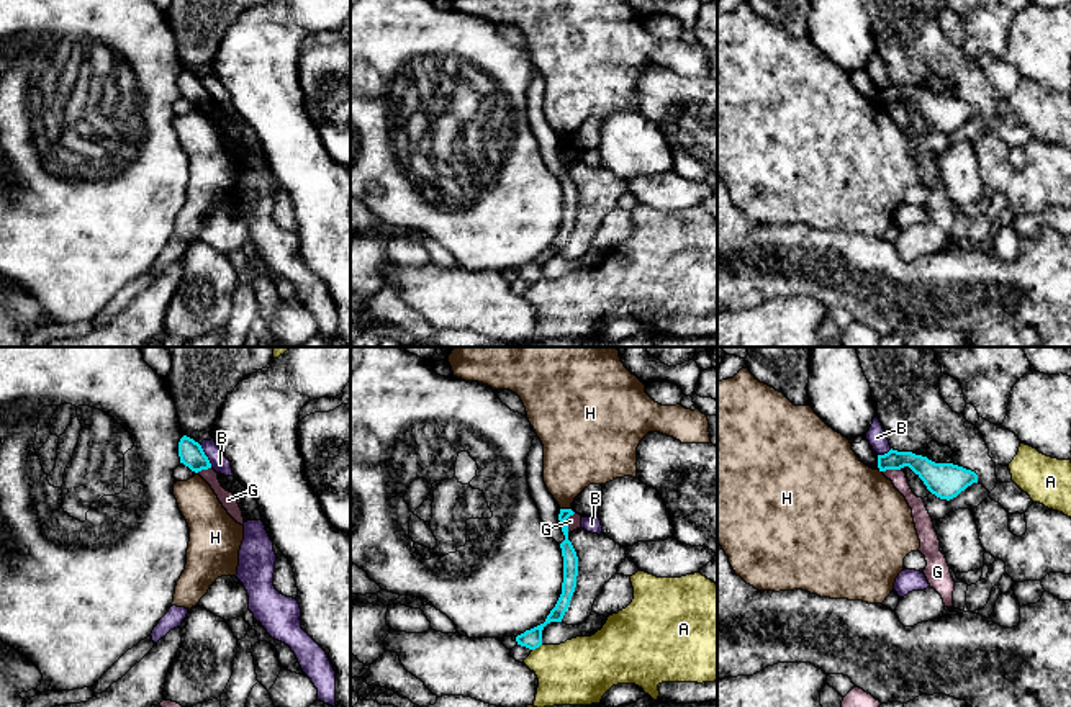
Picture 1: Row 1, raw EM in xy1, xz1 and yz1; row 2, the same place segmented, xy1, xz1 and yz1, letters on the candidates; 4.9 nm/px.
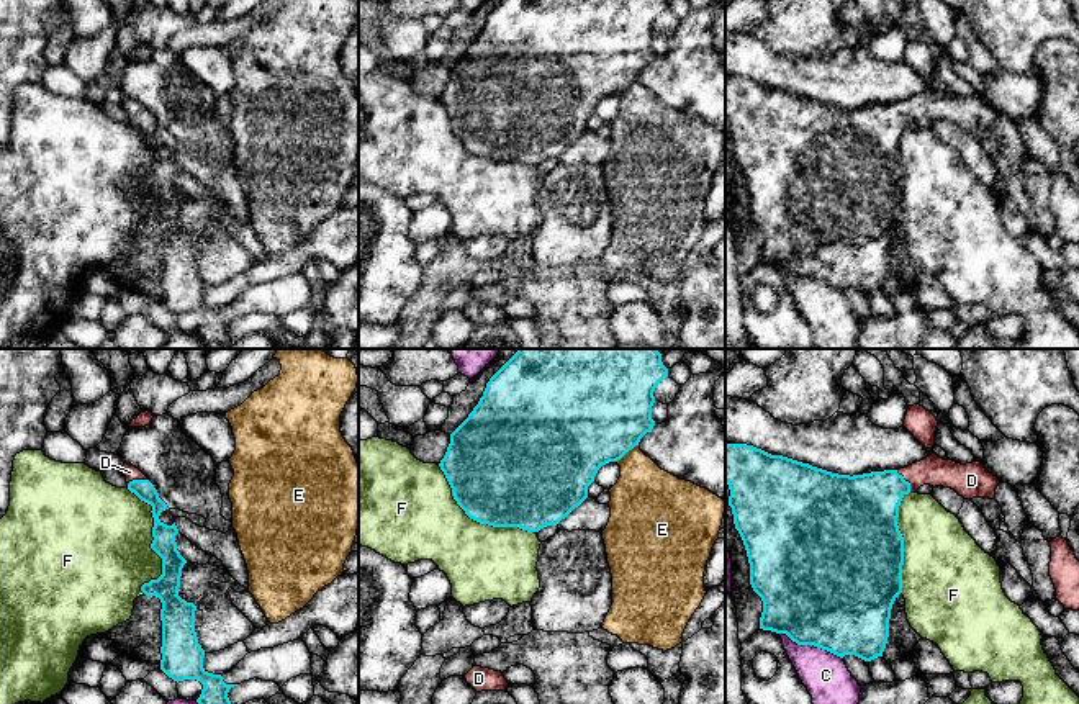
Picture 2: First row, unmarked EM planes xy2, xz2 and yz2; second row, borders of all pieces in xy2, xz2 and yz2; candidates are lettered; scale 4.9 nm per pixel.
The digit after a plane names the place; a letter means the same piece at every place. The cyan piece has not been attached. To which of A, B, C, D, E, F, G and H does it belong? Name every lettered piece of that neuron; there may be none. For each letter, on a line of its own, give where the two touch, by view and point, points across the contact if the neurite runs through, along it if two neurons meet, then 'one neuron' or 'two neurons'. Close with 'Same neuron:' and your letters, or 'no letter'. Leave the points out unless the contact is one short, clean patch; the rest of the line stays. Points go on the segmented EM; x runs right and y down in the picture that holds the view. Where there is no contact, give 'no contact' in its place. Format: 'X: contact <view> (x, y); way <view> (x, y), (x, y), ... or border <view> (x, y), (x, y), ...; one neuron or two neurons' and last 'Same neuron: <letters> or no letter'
A: contact xz1 (536, 647); two neurons
B: contact xy1 (207, 457); two neurons
C: contact yz2 (811, 644); two neurons
D: contact yz2 (907, 482); way yz2 (865, 508), (891, 485), (907, 482), (922, 472), (932, 470); one neuron
E: contact xz2 (626, 452); two neurons
F: contact xy2 (153, 542); two neurons
G: contact xz1 (565, 522); border xz1 (575, 513), (567, 519), (567, 532); two neurons
H: contact xz1 (565, 509); two neurons
Same neuron: D

